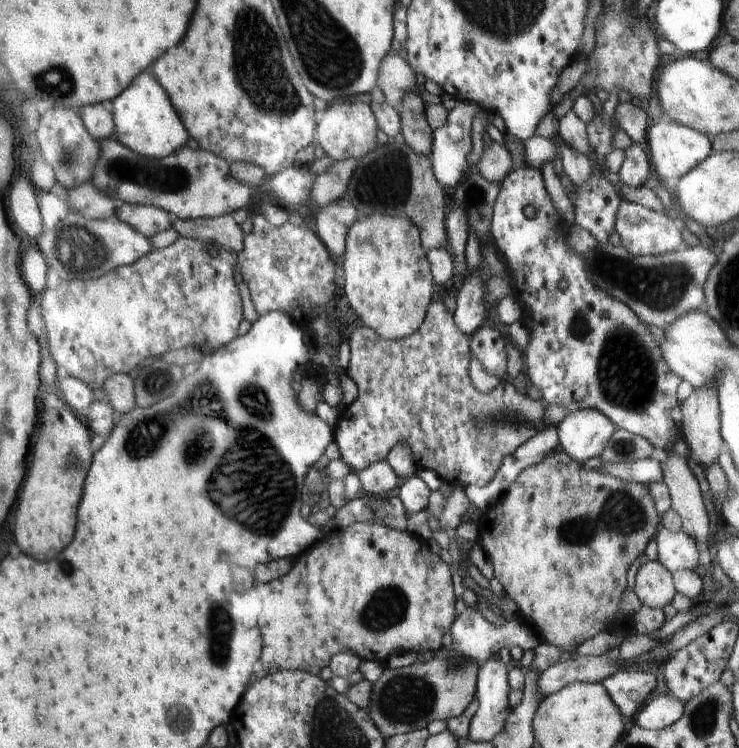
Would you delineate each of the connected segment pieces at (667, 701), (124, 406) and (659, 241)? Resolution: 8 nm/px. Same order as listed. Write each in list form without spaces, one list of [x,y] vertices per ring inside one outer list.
[[[659,695],[639,710],[637,724],[643,729],[660,730],[679,721],[684,709],[683,703],[674,695]]]
[[[113,374],[103,384],[105,400],[116,412],[127,413],[136,407],[132,374]]]
[[[622,201],[617,210],[614,231],[620,237],[621,245],[632,256],[647,257],[679,250],[678,246],[683,246],[680,244],[682,234],[674,222],[678,224],[678,221],[667,210],[653,211],[636,203]]]

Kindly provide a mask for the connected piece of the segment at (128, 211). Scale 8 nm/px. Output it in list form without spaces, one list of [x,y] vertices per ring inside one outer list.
[[[118,203],[115,215],[148,239],[170,228],[172,218],[165,210],[150,205]]]

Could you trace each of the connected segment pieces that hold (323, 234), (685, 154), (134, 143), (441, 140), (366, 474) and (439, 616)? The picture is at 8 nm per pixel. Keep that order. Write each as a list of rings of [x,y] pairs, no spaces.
[[[346,200],[328,203],[316,214],[316,232],[335,259],[341,259],[345,251],[346,230],[356,222],[358,214]]]
[[[668,117],[661,118],[647,132],[653,167],[656,168],[662,182],[668,178],[682,178],[696,165],[699,165],[711,153],[709,137],[697,130],[682,126]]]
[[[142,74],[136,84],[130,84],[118,98],[109,102],[109,106],[113,111],[114,137],[144,157],[160,160],[182,148],[188,140],[186,127],[172,110],[168,96],[148,74]]]
[[[457,101],[455,107],[449,112],[444,126],[433,131],[432,150],[429,154],[436,180],[441,186],[453,187],[462,180],[462,174],[473,170],[467,163],[467,156],[471,153],[471,126],[474,117],[481,111],[480,107],[470,101]]]
[[[386,459],[357,470],[362,491],[383,496],[398,486],[399,478]]]
[[[353,522],[350,526],[342,530],[334,531],[324,535],[324,542],[318,546],[310,546],[302,556],[293,560],[292,569],[282,578],[276,578],[268,584],[260,584],[258,592],[262,598],[260,606],[260,632],[264,644],[260,662],[263,664],[267,674],[274,674],[280,670],[301,670],[313,675],[319,675],[320,671],[328,666],[331,658],[338,653],[352,653],[365,660],[385,662],[394,652],[422,652],[425,654],[431,650],[442,647],[442,636],[449,630],[456,618],[454,606],[456,606],[456,596],[452,587],[452,576],[449,566],[442,561],[437,550],[430,550],[427,543],[420,543],[412,533],[405,530],[396,530],[386,525],[369,525],[361,522]]]

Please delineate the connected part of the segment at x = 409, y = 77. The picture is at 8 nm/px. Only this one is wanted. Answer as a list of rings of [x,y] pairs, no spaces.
[[[392,52],[386,54],[380,63],[377,85],[384,93],[385,101],[397,110],[404,93],[419,87],[411,66]]]

